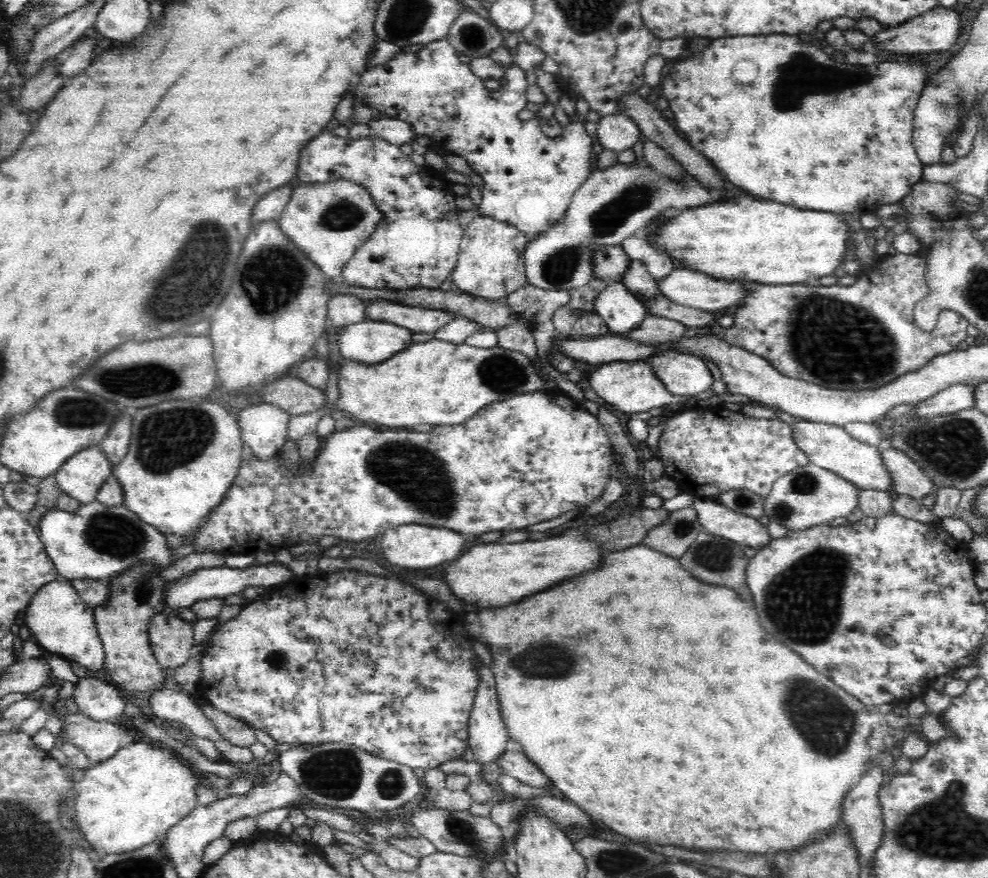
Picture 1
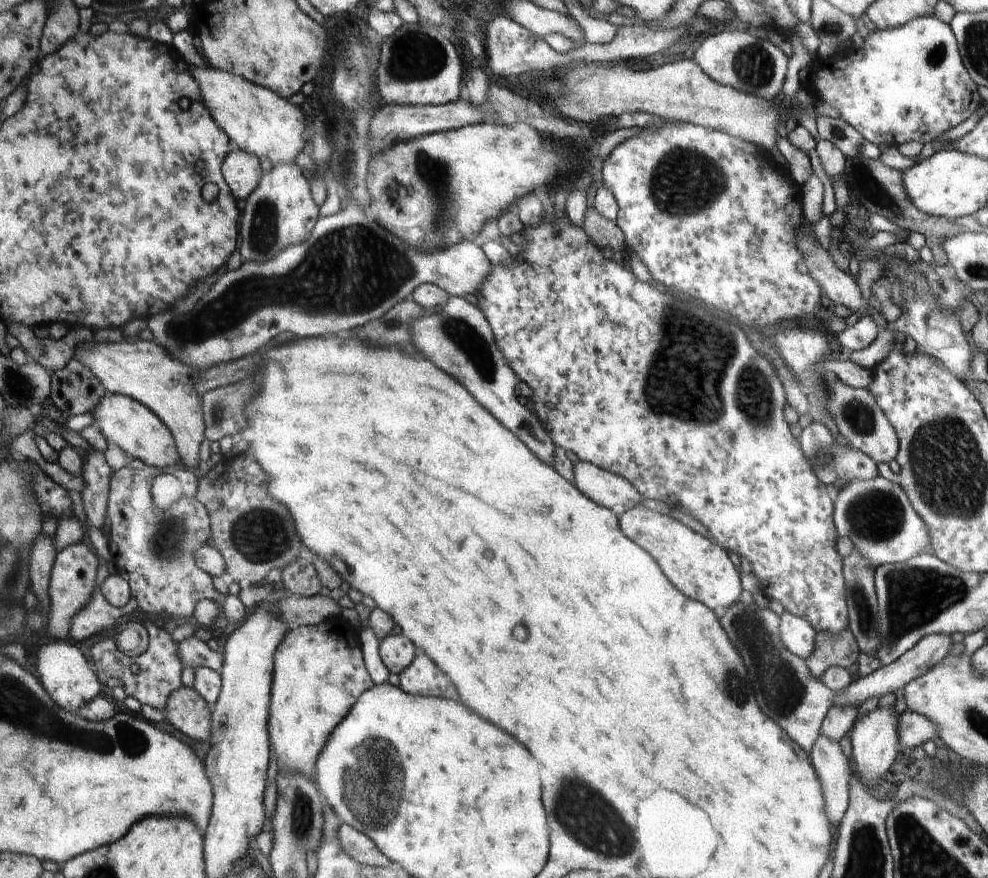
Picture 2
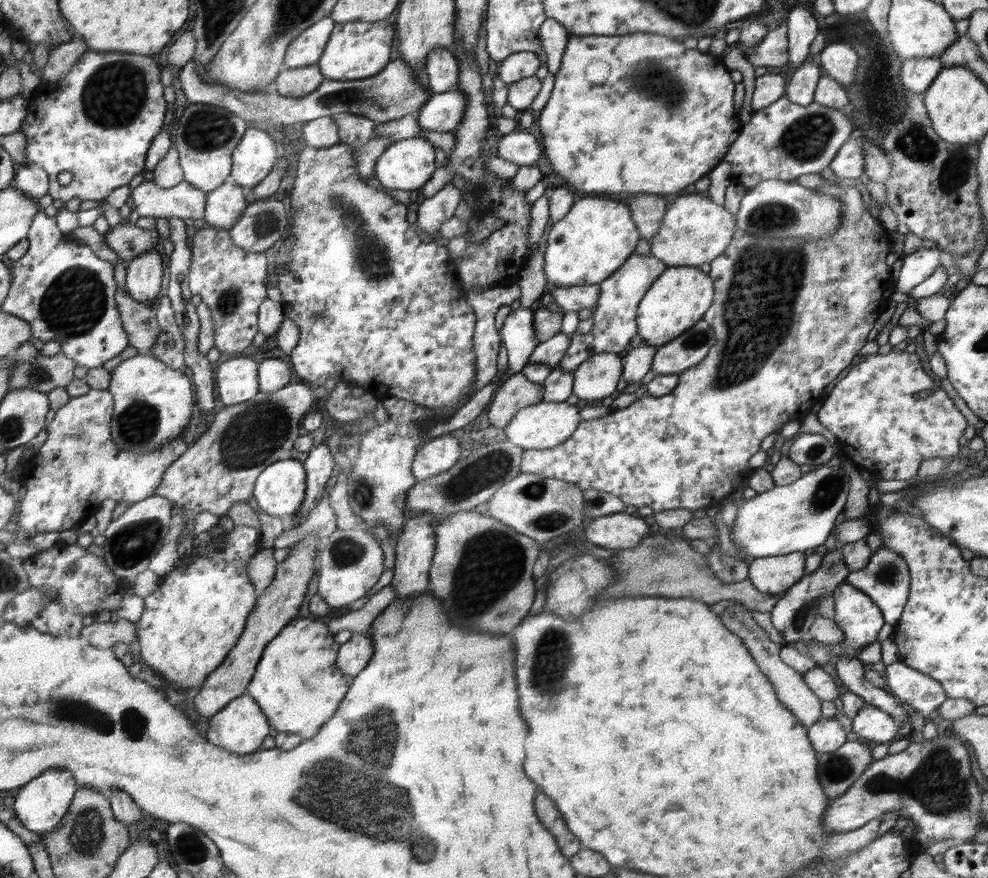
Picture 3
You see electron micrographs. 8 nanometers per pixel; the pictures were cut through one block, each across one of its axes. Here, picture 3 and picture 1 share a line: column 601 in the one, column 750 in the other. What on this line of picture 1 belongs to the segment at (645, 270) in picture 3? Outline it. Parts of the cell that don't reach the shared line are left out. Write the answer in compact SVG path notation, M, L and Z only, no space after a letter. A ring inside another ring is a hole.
M897 252L895 255L892 255L892 258L890 258L888 262L886 262L886 266L890 266L890 268L886 268L886 272L888 272L888 298L886 298L886 300L882 298L882 286L872 284L870 278L860 278L858 282L855 282L850 286L840 286L838 284L823 286L806 283L797 285L759 284L750 283L747 282L747 280L730 280L730 282L744 283L744 287L746 287L746 296L744 296L744 302L740 302L737 306L737 312L734 316L734 323L732 326L719 330L719 333L726 339L726 342L733 344L734 346L740 346L743 350L766 359L775 370L790 378L817 384L829 388L830 390L866 391L884 387L886 384L893 383L893 381L900 376L909 374L910 372L917 372L920 368L926 367L926 364L929 364L930 360L934 359L934 356L946 355L948 352L956 350L958 344L968 336L966 328L970 326L970 323L967 322L962 315L958 315L956 312L950 310L940 312L936 326L930 331L922 330L919 326L916 326L913 315L914 305L918 300L926 296L926 292L929 291L929 288L927 288L925 284L925 260L917 254L910 255Z

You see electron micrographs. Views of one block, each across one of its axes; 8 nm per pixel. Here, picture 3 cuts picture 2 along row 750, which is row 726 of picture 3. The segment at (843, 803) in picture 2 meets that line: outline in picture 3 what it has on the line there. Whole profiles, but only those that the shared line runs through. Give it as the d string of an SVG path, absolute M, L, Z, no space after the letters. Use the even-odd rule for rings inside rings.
M821 717L820 720L810 726L808 733L818 755L834 752L847 741L846 732L836 718Z

